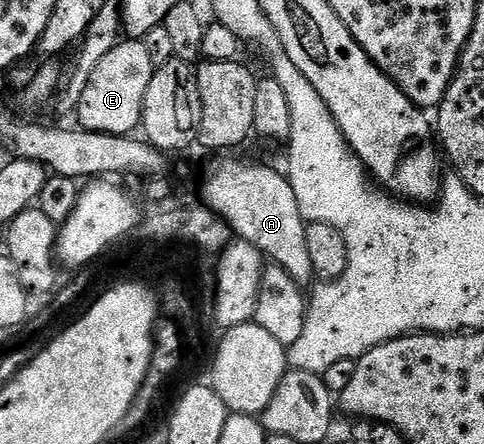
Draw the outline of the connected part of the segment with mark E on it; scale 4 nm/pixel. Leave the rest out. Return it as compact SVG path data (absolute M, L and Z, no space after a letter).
M122 40L107 56L103 57L80 97L75 108L80 128L112 135L127 135L138 130L142 103L156 68L142 40Z

